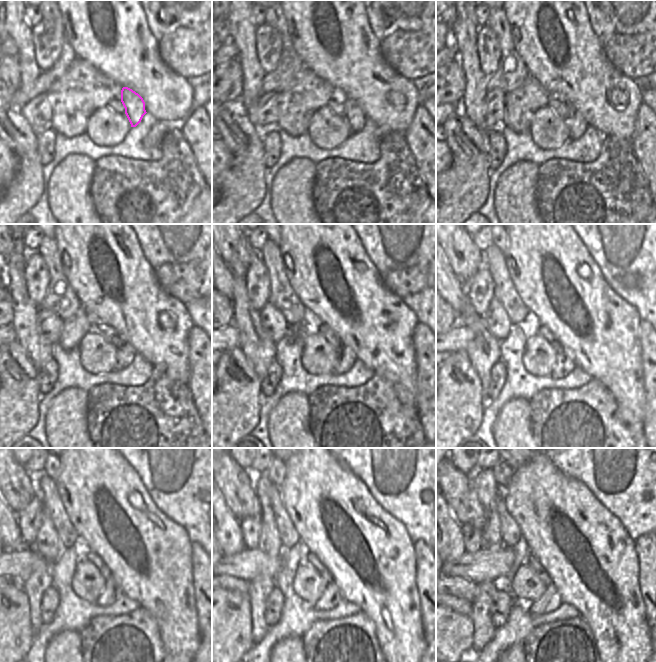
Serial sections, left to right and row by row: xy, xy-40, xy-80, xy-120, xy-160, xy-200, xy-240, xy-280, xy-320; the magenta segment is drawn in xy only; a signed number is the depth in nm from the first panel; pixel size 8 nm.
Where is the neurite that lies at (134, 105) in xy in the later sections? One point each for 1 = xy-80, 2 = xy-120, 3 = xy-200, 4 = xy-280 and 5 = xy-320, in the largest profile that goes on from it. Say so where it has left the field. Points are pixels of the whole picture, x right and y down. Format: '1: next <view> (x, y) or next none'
1: next xy-80 (577, 125)
2: next xy-120 (125, 353)
3: next xy-200 (563, 365)
4: next xy-280 (331, 596)
5: next xy-320 (550, 600)

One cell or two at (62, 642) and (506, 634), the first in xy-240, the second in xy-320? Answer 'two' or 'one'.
two

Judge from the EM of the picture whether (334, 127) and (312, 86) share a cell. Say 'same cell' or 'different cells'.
different cells

